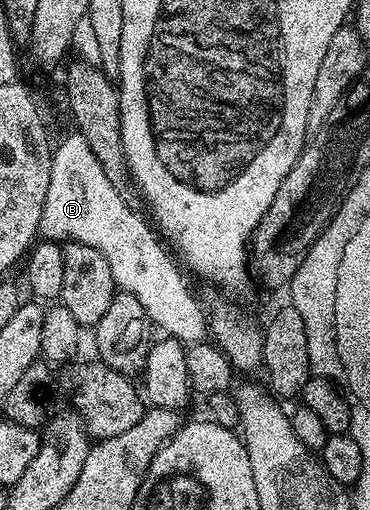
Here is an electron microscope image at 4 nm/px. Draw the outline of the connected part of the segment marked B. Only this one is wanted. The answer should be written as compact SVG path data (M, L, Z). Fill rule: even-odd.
M71 134L60 144L57 142L52 152L50 189L46 191L39 234L45 239L71 240L98 249L106 257L106 265L110 265L117 288L141 302L155 328L185 345L205 342L209 336L207 314L176 268L177 260L168 256L153 224L128 208L129 200L114 189L110 177L98 165L98 157L86 145L86 137Z

